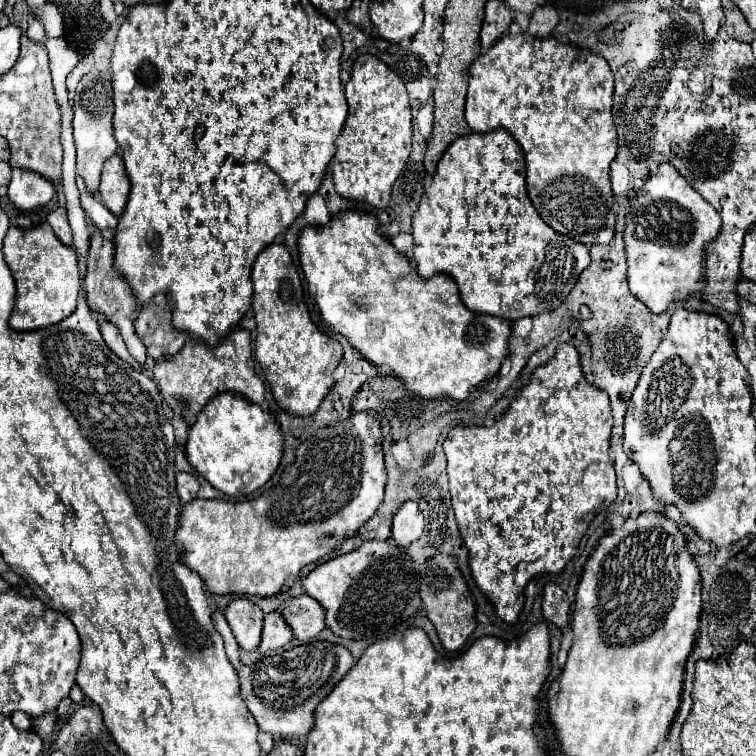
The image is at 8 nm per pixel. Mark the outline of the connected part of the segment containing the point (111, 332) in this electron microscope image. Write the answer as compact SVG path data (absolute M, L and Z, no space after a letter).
M100 321L100 331L102 331L102 337L104 337L106 345L108 345L120 359L124 359L124 361L126 361L128 365L132 365L134 369L142 369L142 365L140 365L136 359L130 357L130 353L128 353L128 349L126 349L126 345L124 345L124 341L122 341L120 331L116 329L116 325L110 325L110 323L106 323L106 321Z

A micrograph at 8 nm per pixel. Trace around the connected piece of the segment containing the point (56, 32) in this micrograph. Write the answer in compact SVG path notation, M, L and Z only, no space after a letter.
M44 3L38 11L32 11L32 15L36 15L36 19L42 21L44 31L48 33L48 37L58 39L62 35L62 15L60 15L56 5Z

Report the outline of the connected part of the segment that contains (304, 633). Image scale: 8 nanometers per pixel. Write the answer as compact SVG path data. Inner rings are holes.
M300 595L286 599L280 605L280 613L288 627L292 629L294 637L300 641L314 639L324 627L324 607L312 599L310 595Z

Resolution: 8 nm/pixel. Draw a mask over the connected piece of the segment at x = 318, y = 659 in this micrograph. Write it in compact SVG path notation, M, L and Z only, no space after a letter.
M214 609L212 623L218 633L222 633L228 661L234 665L240 681L240 695L254 715L256 723L262 731L270 733L274 739L282 737L302 737L310 733L314 725L314 709L316 705L334 689L334 685L354 667L354 657L342 645L334 645L328 641L312 641L298 645L290 651L276 653L272 657L264 657L254 665L244 665L236 657L236 641L232 631L226 629L226 619L222 609Z

